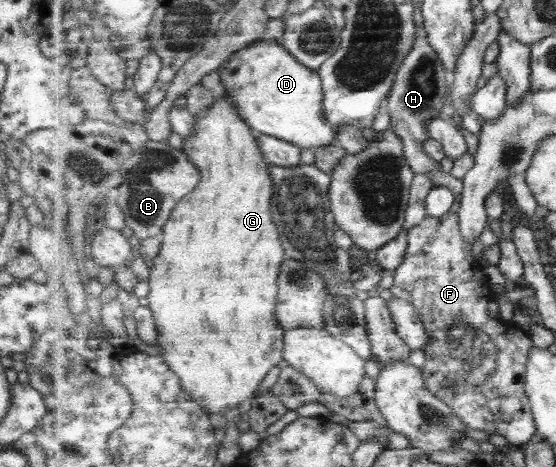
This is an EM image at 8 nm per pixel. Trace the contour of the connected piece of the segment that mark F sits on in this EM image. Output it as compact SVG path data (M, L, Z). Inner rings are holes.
M448 212L440 218L427 217L407 231L408 248L404 262L393 276L395 286L411 295L432 340L423 350L426 362L421 366L427 389L452 407L454 414L470 428L503 436L508 446L525 446L538 438L531 399L526 391L528 355L536 348L536 338L512 320L490 318L488 306L494 298L491 283L484 279L483 268L472 254L472 248L460 230L459 213Z

